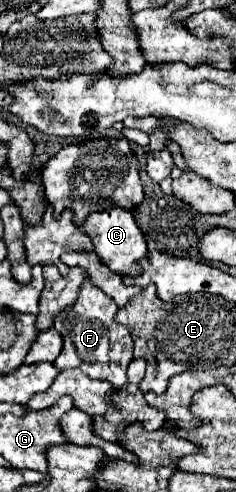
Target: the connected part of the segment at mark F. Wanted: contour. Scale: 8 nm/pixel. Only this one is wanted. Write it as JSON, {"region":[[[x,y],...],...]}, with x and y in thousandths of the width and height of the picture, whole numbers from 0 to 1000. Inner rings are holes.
{"region":[[[364,569],[339,581],[331,610],[288,634],[237,642],[229,663],[237,671],[271,683],[271,707],[263,720],[229,732],[237,748],[254,752],[305,752],[339,748],[364,756],[381,768],[449,772],[466,776],[492,793],[534,780],[534,748],[559,732],[559,683],[534,663],[508,663],[483,654],[483,642],[500,634],[492,614],[441,598],[424,585],[407,585],[381,569]]]}

